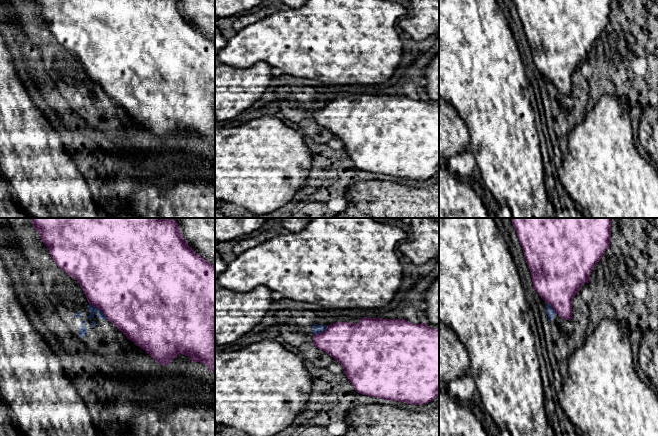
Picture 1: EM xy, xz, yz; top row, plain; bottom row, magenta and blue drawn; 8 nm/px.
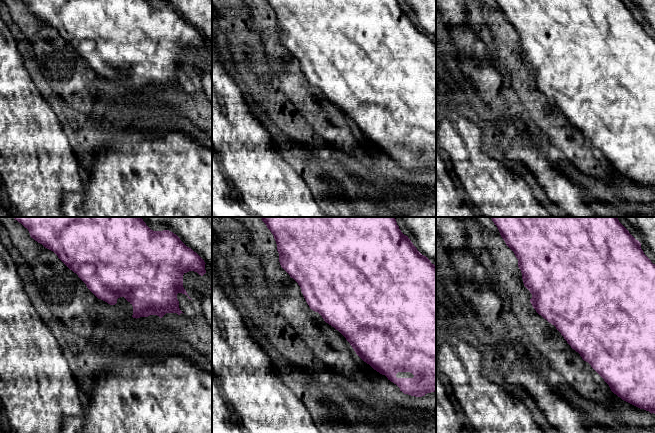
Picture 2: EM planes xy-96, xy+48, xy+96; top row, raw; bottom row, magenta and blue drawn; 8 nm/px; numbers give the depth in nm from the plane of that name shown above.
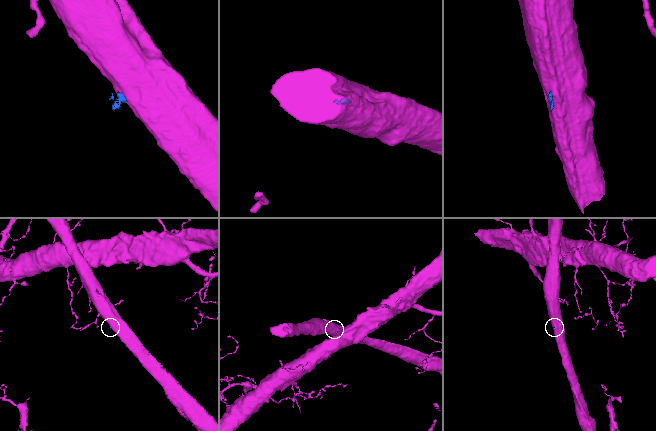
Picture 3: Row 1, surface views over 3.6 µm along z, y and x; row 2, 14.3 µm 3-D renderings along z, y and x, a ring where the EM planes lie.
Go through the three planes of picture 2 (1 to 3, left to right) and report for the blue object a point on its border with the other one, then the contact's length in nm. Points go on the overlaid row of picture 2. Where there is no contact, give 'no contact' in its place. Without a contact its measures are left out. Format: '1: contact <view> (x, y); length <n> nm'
1: no contact
2: no contact
3: no contact

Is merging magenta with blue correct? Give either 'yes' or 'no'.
no

